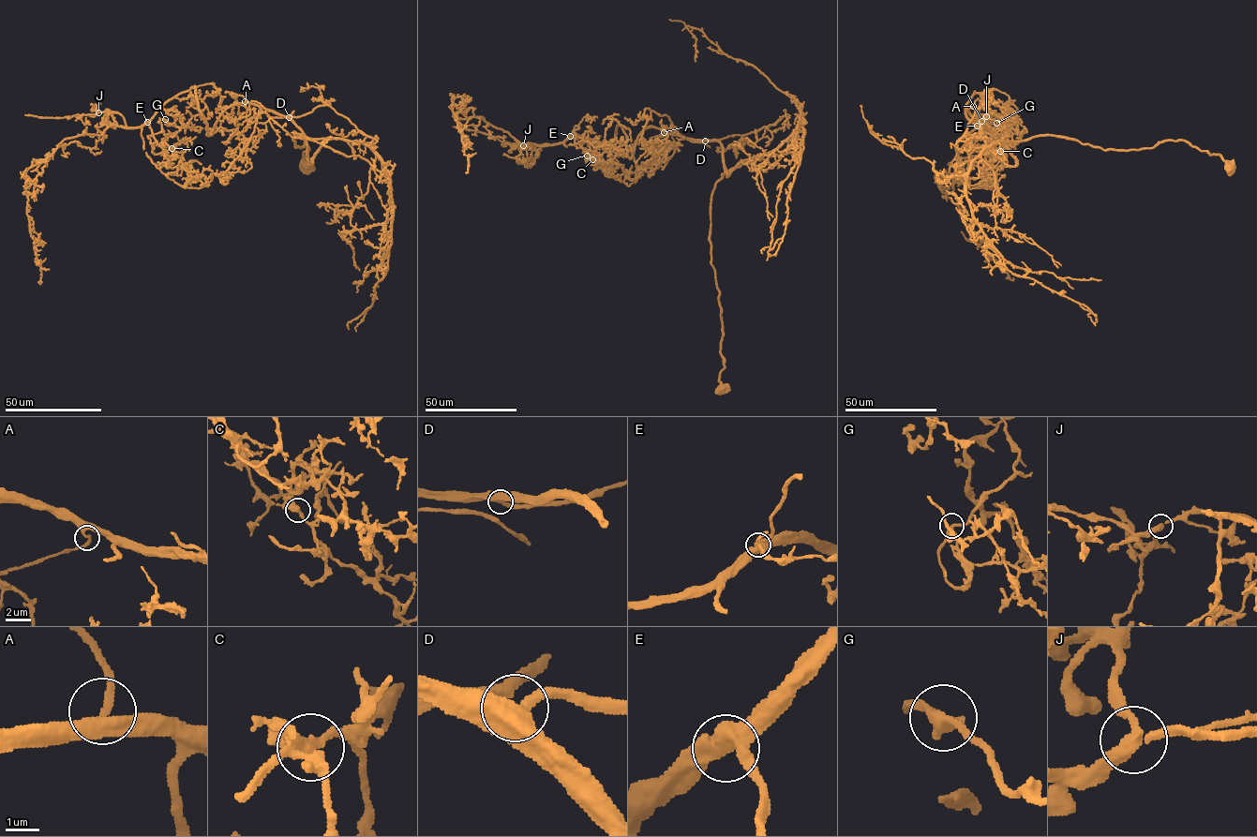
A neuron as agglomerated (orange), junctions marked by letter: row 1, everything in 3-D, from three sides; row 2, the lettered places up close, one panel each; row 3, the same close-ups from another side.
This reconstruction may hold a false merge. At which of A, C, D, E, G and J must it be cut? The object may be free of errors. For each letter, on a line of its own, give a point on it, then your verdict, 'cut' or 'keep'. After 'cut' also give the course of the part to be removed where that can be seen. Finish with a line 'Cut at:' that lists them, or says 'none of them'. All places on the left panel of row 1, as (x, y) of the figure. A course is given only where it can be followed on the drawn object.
A: (245, 101) | keep
C: (172, 148) | keep
D: (289, 117) | keep
E: (147, 122) | keep
G: (165, 119) | keep
J: (98, 112) | keep
Cut at: none of them

